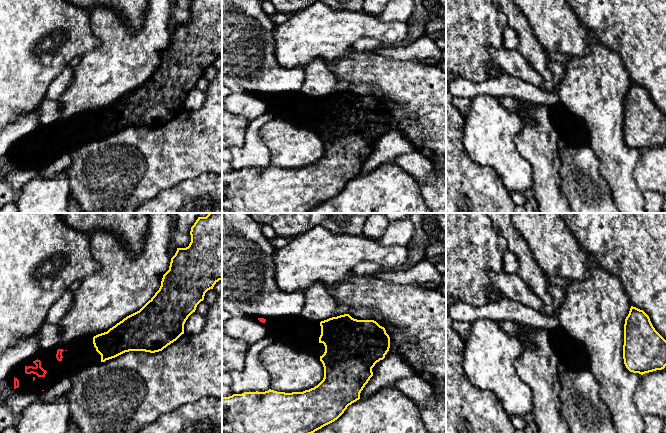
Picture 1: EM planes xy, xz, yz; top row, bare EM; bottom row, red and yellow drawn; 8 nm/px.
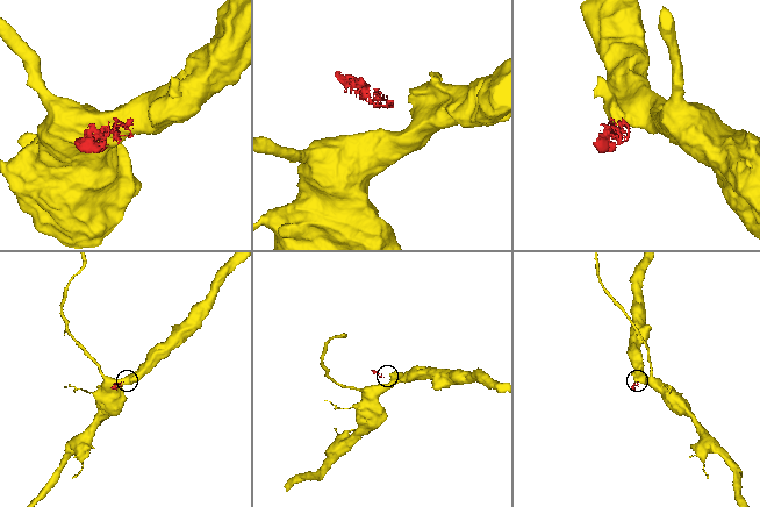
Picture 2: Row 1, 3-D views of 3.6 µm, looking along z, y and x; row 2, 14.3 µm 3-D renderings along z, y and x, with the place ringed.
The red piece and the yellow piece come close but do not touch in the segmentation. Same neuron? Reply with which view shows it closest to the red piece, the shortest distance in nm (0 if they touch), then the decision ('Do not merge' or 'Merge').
Closest in xy. Distance 220 nm. Merge

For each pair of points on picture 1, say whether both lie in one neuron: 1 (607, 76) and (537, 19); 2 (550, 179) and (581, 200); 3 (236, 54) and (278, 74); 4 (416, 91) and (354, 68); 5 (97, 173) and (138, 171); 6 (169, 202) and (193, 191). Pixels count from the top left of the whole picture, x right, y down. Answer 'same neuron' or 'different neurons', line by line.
1: different neurons
2: different neurons
3: same neuron
4: same neuron
5: same neuron
6: same neuron

